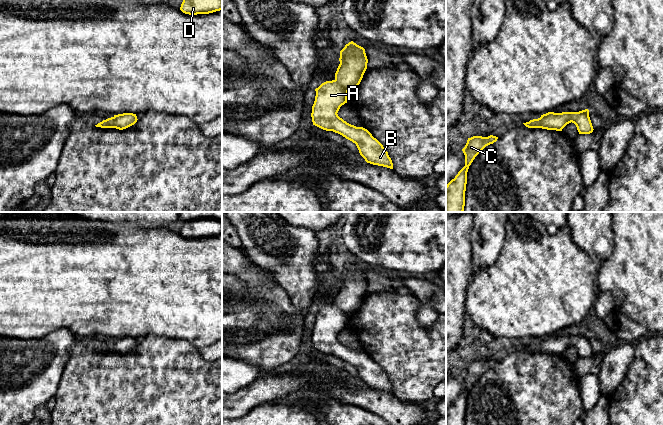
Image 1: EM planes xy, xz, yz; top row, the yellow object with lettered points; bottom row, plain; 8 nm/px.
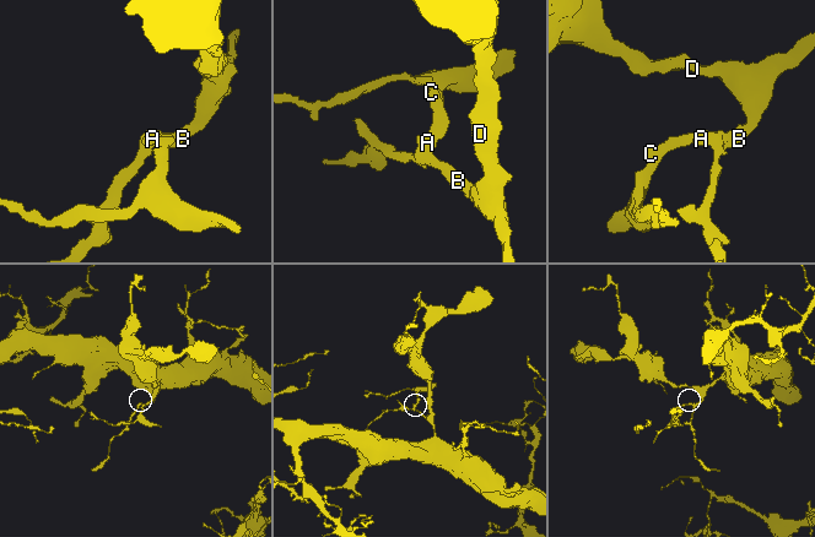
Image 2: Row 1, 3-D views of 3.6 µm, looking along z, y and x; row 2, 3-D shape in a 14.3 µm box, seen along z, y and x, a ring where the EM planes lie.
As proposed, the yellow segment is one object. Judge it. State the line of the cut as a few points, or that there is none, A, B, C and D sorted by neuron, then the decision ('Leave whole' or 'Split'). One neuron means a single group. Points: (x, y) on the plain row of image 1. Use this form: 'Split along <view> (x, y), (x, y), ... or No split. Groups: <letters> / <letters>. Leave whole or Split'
Split along xz (335, 303), (347, 315). Groups: A B D / C. Split

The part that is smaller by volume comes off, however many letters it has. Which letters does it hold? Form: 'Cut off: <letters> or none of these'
Cut off: C

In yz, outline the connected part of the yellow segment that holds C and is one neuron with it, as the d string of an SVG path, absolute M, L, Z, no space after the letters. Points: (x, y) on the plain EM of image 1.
M473 360L468 362L462 373L465 379L465 390L458 396L454 403L446 409L446 425L465 425L467 396L475 381L488 369L496 366L498 361Z

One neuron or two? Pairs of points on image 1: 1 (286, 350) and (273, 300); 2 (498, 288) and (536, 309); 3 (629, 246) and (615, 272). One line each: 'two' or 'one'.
1: one
2: one
3: one

